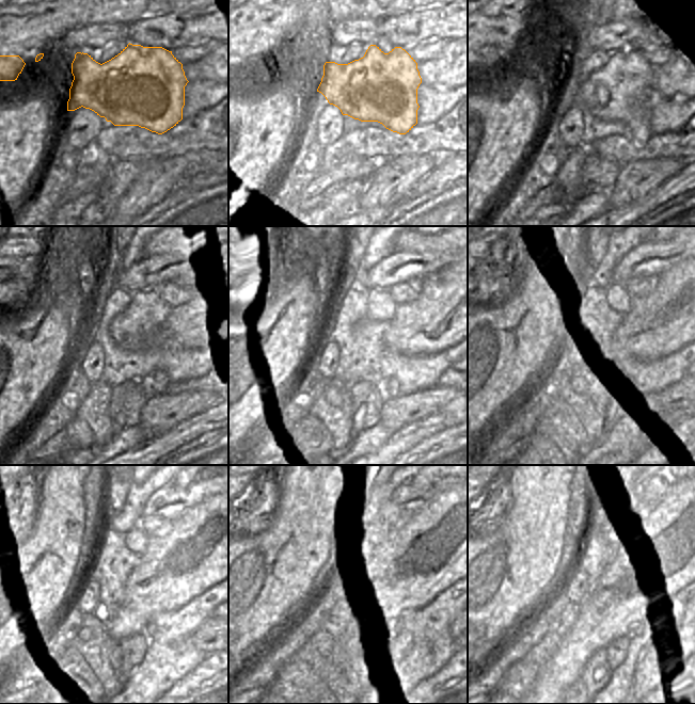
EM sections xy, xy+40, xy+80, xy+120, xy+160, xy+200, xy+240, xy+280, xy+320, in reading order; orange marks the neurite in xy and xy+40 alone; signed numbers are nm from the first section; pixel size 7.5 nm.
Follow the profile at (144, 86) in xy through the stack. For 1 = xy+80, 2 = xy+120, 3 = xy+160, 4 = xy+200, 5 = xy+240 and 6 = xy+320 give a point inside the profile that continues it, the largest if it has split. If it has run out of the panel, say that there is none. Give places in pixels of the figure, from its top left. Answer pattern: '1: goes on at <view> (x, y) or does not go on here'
1: goes on at xy+80 (614, 93)
2: goes on at xy+120 (130, 329)
3: goes on at xy+160 (381, 306)
4: goes on at xy+200 (618, 300)
5: goes on at xy+240 (136, 540)
6: goes on at xy+320 (617, 538)

